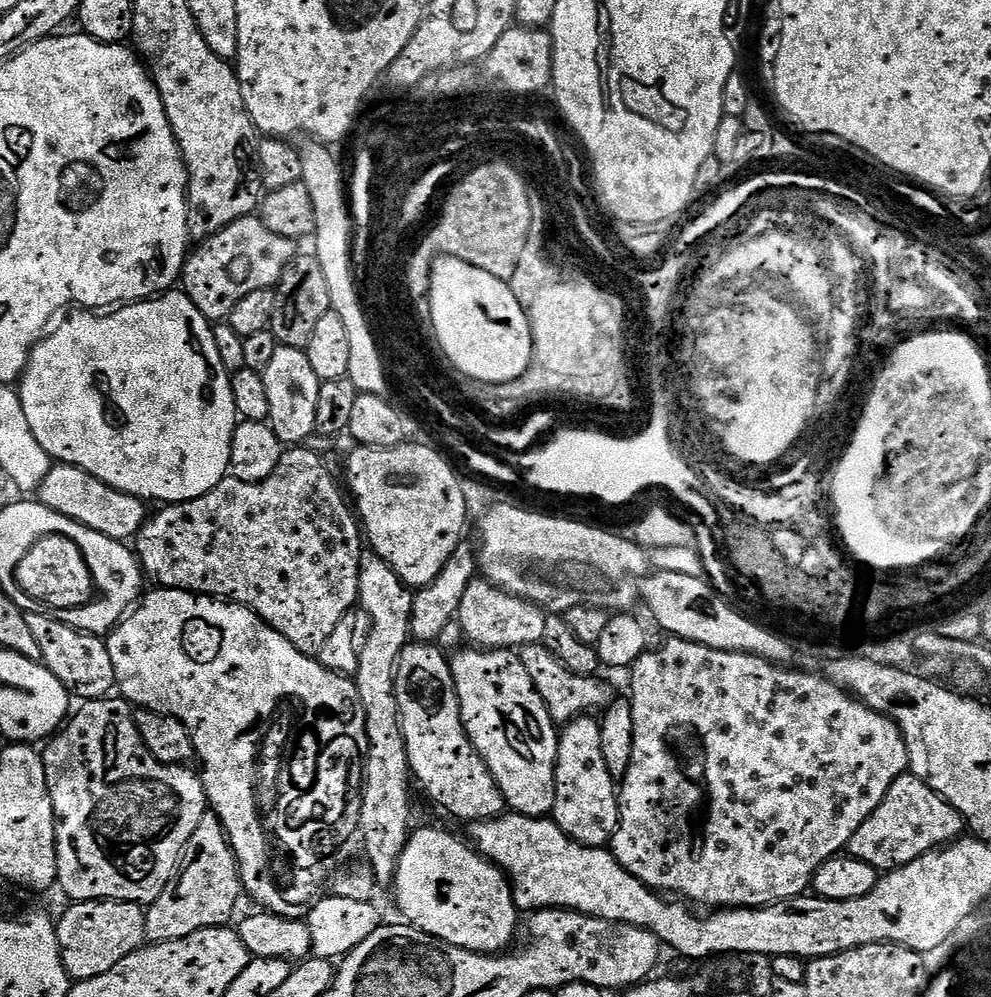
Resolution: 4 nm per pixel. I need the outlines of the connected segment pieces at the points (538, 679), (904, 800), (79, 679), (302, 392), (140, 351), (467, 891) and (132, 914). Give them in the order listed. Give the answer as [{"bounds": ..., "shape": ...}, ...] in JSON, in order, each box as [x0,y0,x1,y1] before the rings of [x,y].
[{"bounds":[518,643,614,726],"shape":[[[543,643],[525,644],[518,652],[526,674],[530,674],[530,682],[534,690],[542,698],[550,718],[557,725],[563,726],[577,720],[579,716],[603,713],[604,709],[612,703],[614,693],[606,681],[600,680],[599,675],[582,676],[566,670]]]},{"bounds":[846,774,966,874],"shape":[[[905,774],[893,782],[890,790],[886,790],[886,798],[880,803],[878,810],[874,810],[874,814],[870,814],[870,818],[866,818],[866,822],[862,822],[858,830],[854,830],[854,838],[850,838],[846,852],[852,859],[866,862],[874,866],[877,872],[887,874],[895,868],[901,868],[922,858],[922,854],[930,854],[935,848],[943,848],[944,845],[961,839],[965,832],[966,823],[963,815],[950,802],[942,799],[917,777]]]},{"bounds":[24,612,116,702],"shape":[[[26,612],[24,617],[26,618],[26,626],[30,626],[30,631],[34,633],[38,646],[42,646],[43,664],[50,670],[50,674],[54,674],[54,678],[58,678],[58,682],[62,682],[62,686],[66,686],[69,697],[76,699],[77,696],[77,701],[83,702],[85,700],[103,700],[113,695],[116,688],[114,661],[110,658],[107,643],[101,637],[95,636],[92,632],[78,630],[66,622],[58,622],[46,614]]]},{"bounds":[263,346,320,446],"shape":[[[277,346],[270,366],[263,372],[266,382],[266,402],[270,402],[267,423],[272,425],[274,434],[285,446],[300,446],[308,435],[316,432],[316,410],[320,379],[310,367],[310,358],[302,348]]]},{"bounds":[18,290,238,506],"shape":[[[169,290],[151,300],[129,302],[103,314],[92,310],[76,310],[72,314],[61,328],[53,327],[32,347],[28,369],[18,381],[22,410],[26,410],[26,422],[30,422],[30,430],[34,430],[34,438],[38,438],[42,450],[46,450],[53,461],[78,466],[94,474],[94,478],[114,486],[114,490],[139,496],[145,502],[161,500],[159,503],[164,506],[181,504],[187,500],[202,498],[202,494],[214,490],[214,486],[218,486],[218,482],[222,482],[230,472],[230,442],[238,417],[232,393],[232,377],[222,366],[222,358],[218,358],[218,346],[214,346],[212,333],[213,325],[201,314],[198,306],[190,302],[184,291]]]},{"bounds":[394,828,518,954],"shape":[[[418,828],[408,837],[408,845],[400,855],[400,865],[394,881],[396,904],[404,915],[401,917],[412,927],[421,928],[426,934],[459,948],[485,954],[503,953],[516,932],[516,916],[518,917],[508,877],[496,865],[485,860],[471,843],[463,839],[460,841],[458,837],[451,836],[440,828]]]},{"bounds":[55,900,145,981],"shape":[[[81,900],[67,906],[55,925],[60,957],[73,981],[98,978],[98,974],[114,970],[122,958],[145,947],[145,909],[141,905],[125,900]]]}]

